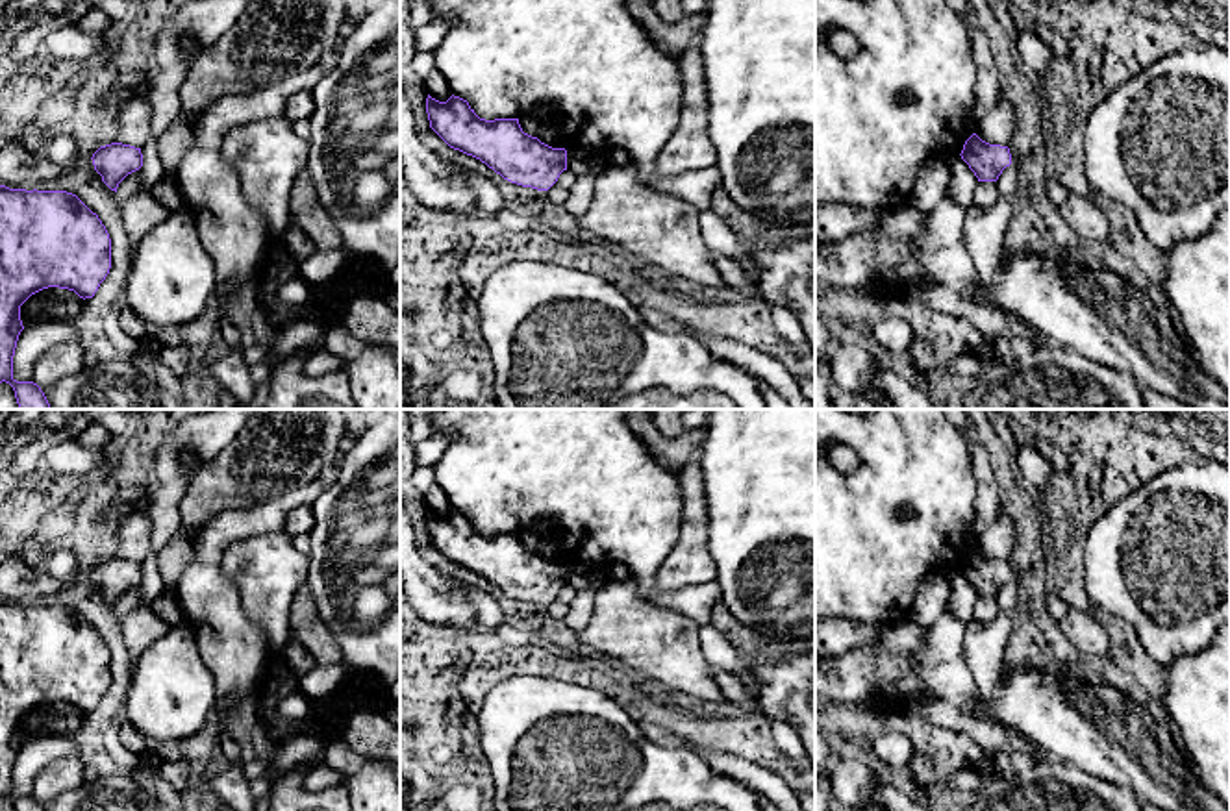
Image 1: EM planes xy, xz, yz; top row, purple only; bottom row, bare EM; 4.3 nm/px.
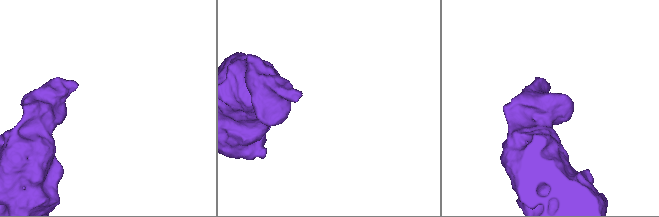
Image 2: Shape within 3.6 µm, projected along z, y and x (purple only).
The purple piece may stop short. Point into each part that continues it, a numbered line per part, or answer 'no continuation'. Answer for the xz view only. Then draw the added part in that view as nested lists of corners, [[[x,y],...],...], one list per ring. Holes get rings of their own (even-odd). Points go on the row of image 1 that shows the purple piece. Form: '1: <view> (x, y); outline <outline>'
no continuation

